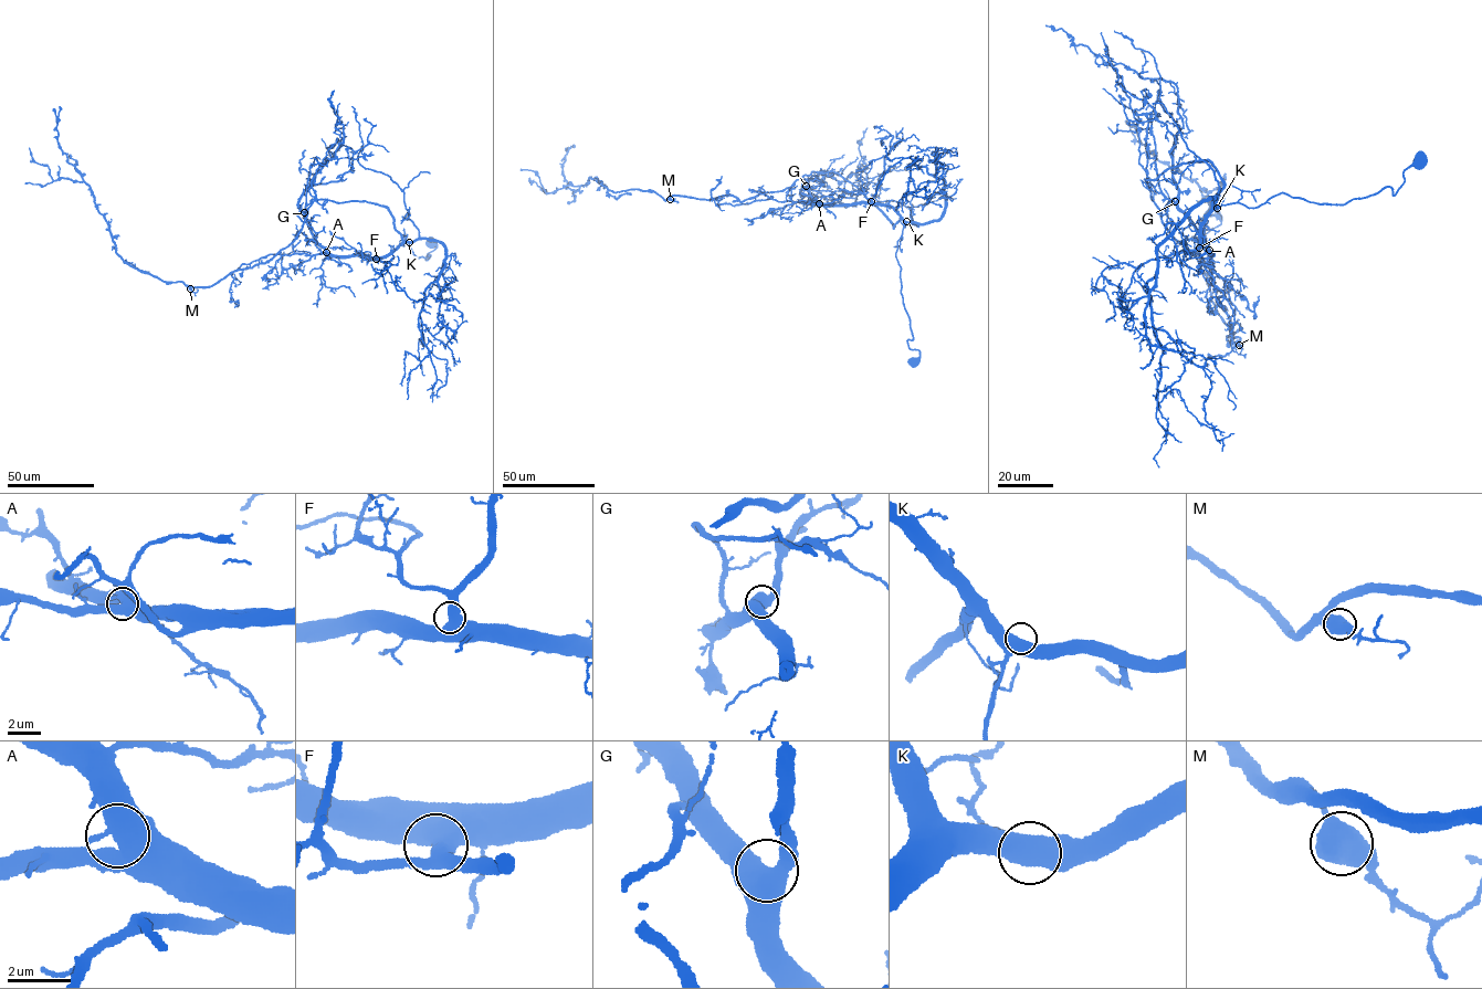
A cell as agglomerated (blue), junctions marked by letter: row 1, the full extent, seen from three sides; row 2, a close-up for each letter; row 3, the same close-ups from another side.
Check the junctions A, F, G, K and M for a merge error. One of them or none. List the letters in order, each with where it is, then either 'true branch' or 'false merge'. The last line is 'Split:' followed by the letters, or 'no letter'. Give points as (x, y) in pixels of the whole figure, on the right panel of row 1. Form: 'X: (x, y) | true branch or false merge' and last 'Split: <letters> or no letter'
A: (1209, 250) | true branch
F: (1199, 248) | true branch
G: (1175, 201) | true branch
K: (1217, 208) | true branch
M: (1239, 345) | true branch
Split: no letter

